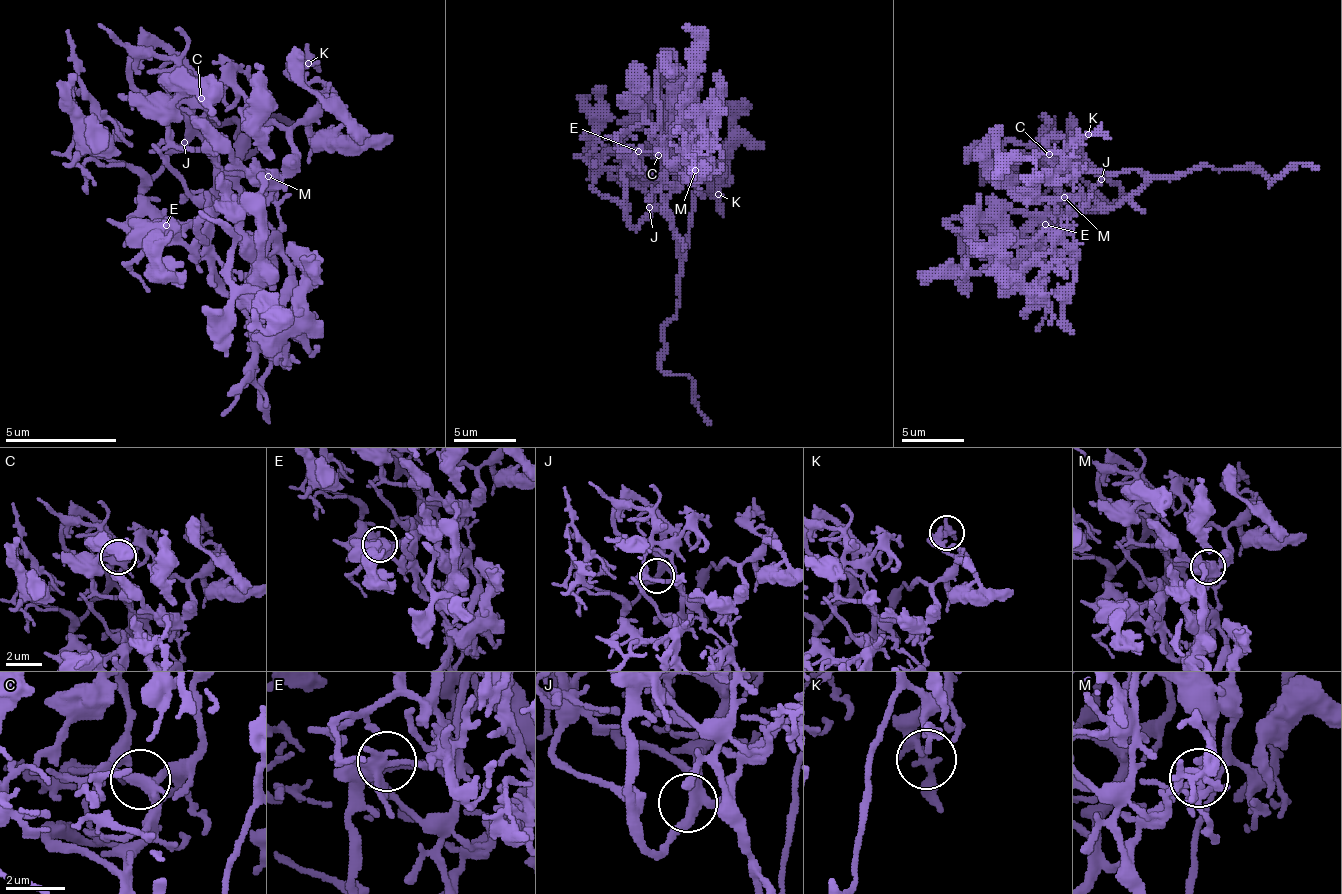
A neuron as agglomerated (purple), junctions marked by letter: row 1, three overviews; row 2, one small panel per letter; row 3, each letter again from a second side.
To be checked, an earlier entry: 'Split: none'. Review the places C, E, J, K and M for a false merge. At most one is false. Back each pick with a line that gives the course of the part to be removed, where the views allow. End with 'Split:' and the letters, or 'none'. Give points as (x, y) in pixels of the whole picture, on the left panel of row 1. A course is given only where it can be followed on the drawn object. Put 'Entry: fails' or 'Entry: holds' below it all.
Split: none
Entry: holds

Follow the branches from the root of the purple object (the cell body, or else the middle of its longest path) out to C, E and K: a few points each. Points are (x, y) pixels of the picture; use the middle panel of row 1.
C: (670, 220), (667, 198), (658, 207), (655, 204), (655, 186), (661, 176), (661, 158), (658, 155)
E: (670, 220), (670, 210), (661, 192), (661, 173), (667, 167), (667, 161), (658, 151), (639, 151)
K: (670, 220), (667, 198), (698, 161), (704, 142), (707, 158), (723, 170), (714, 179), (717, 195)

